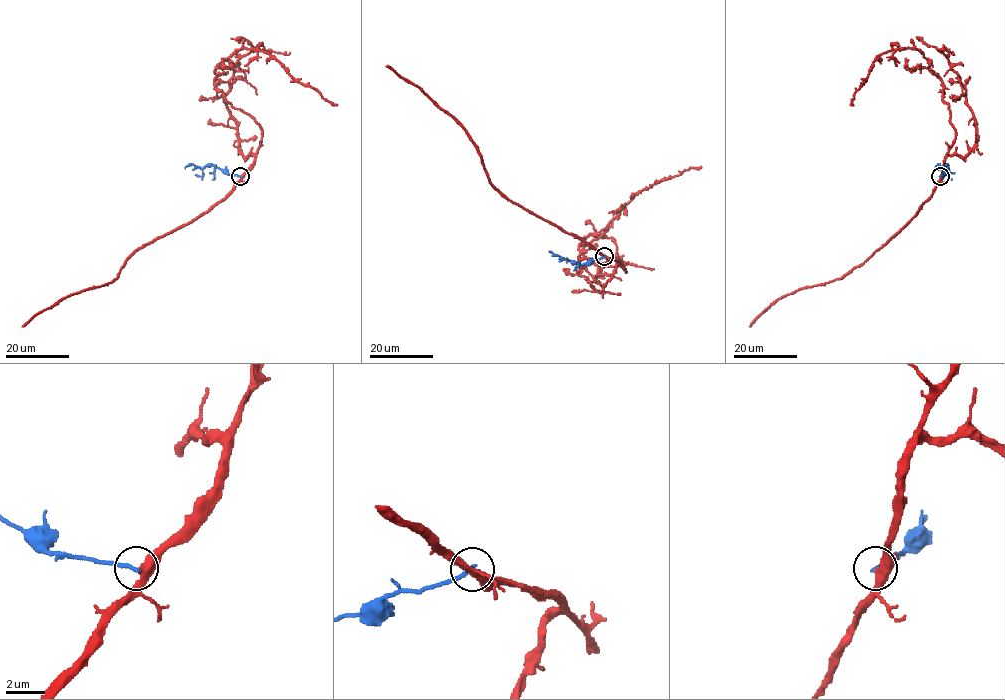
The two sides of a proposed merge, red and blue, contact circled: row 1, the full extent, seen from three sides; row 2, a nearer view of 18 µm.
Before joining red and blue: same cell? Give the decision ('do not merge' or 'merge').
do not merge

